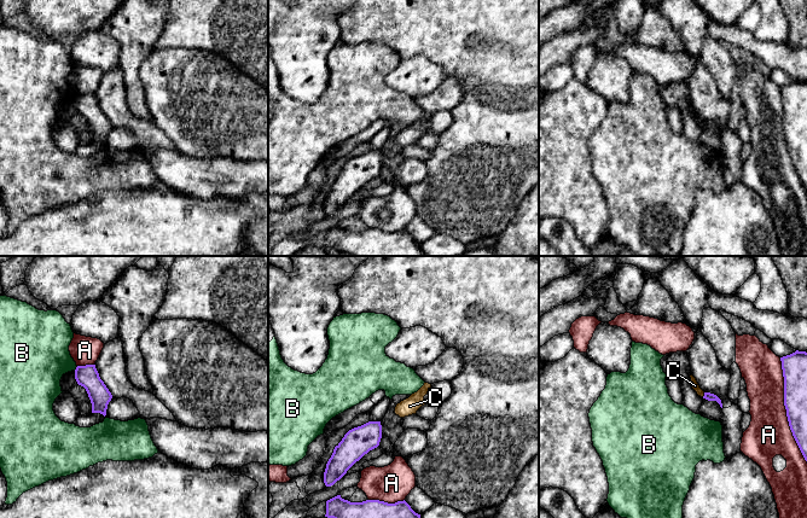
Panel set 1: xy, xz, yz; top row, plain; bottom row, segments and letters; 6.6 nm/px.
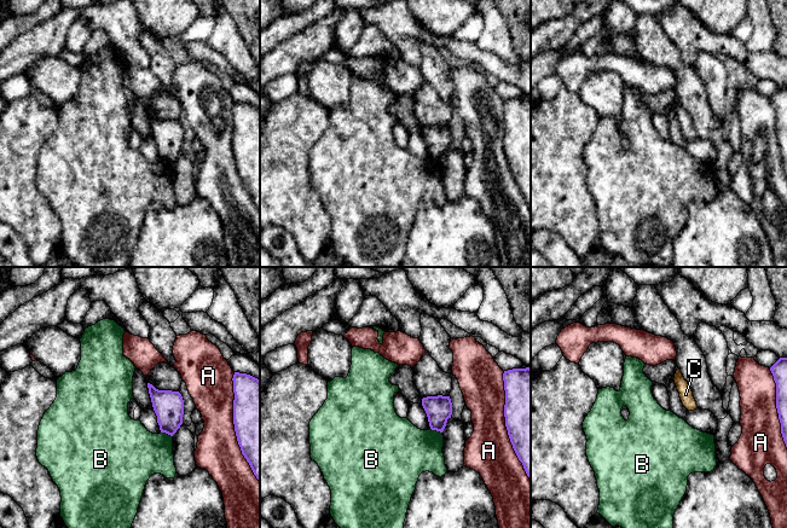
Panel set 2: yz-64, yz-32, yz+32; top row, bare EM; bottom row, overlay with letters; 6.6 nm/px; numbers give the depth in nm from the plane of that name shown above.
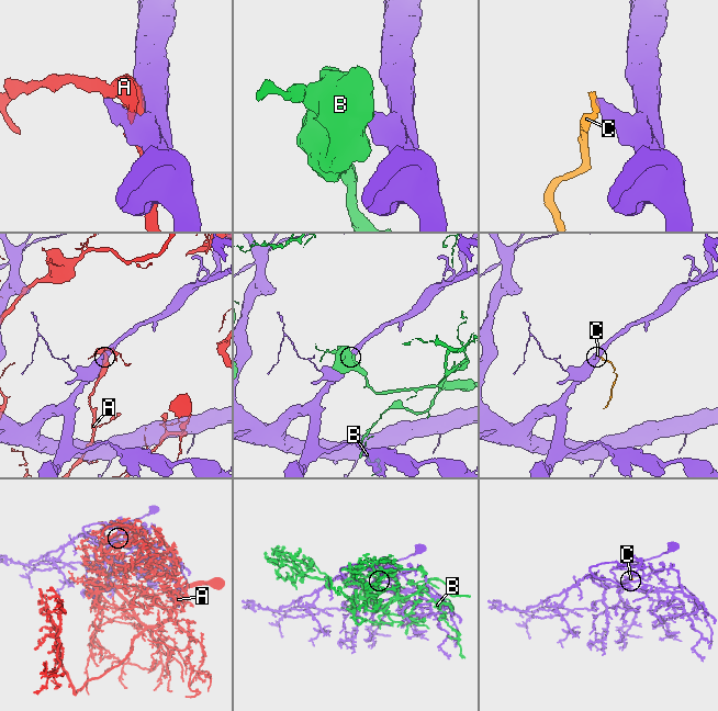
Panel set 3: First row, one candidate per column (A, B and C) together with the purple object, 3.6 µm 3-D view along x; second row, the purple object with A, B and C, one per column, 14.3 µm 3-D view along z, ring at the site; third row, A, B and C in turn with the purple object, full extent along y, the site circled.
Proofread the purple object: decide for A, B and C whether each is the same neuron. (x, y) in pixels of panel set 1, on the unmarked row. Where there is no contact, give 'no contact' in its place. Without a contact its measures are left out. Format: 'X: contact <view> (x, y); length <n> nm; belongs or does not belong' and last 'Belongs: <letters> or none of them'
A: contact yz (785, 138); length 700 nm; does not belong
B: contact xy (76, 98); length 40 nm; does not belong
C: contact yz (704, 124); length 40 nm; does not belong
Belongs: none of them

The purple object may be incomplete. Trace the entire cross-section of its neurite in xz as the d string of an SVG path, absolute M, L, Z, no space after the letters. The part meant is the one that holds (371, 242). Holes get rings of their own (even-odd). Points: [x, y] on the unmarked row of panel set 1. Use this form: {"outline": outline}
{"outline": "M337 225L326 231L325 246L350 256L424 256L420 244L405 229L395 233L379 229L350 232Z"}

